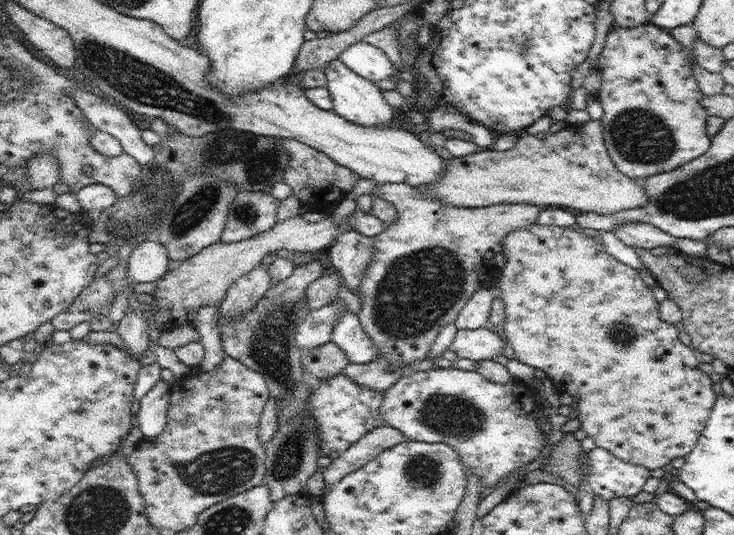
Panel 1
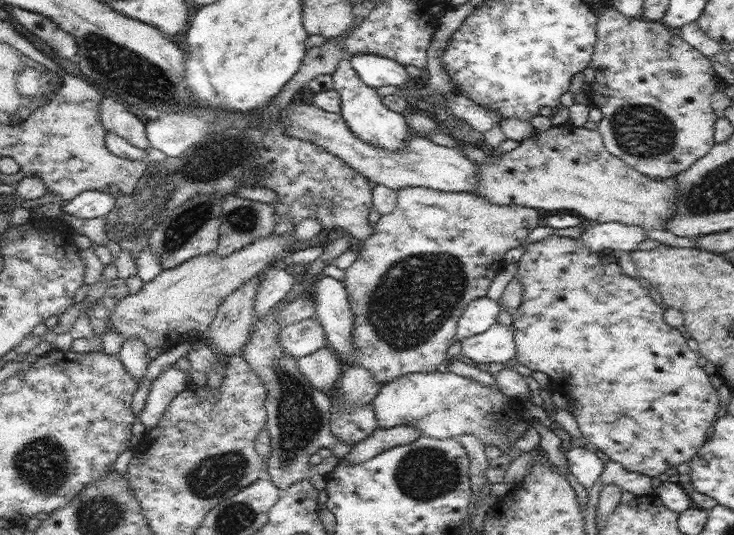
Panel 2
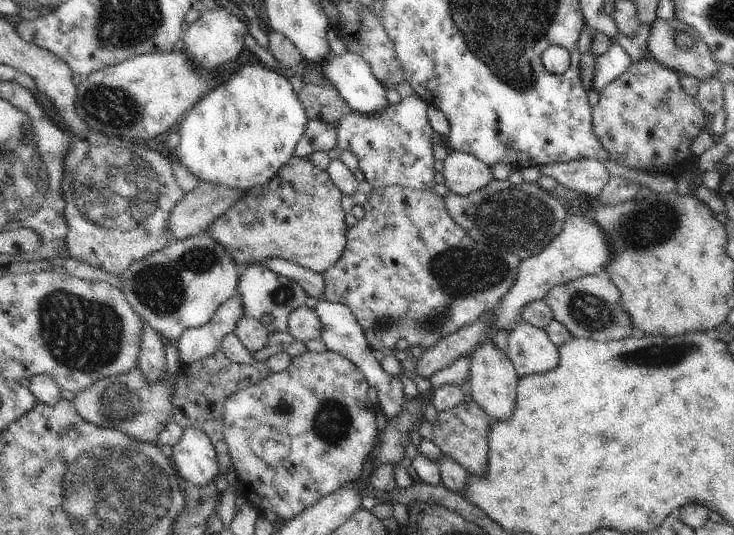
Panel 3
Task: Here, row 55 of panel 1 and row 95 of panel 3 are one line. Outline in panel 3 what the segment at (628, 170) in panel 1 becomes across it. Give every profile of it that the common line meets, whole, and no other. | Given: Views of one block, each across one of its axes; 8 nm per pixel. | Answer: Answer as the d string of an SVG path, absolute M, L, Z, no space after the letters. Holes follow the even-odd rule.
M643 58L599 93L600 101L593 107L593 132L616 164L637 171L654 170L654 174L672 164L693 165L696 156L690 151L690 144L704 129L707 118L695 98L684 93L679 75L655 59Z

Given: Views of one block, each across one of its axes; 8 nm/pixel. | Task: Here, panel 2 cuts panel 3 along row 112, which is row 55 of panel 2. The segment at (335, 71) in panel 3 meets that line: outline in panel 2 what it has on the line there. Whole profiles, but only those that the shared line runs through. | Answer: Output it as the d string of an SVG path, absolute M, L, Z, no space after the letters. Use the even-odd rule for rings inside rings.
M360 54L348 59L359 78L374 89L384 86L404 88L412 80L406 67L384 56Z

